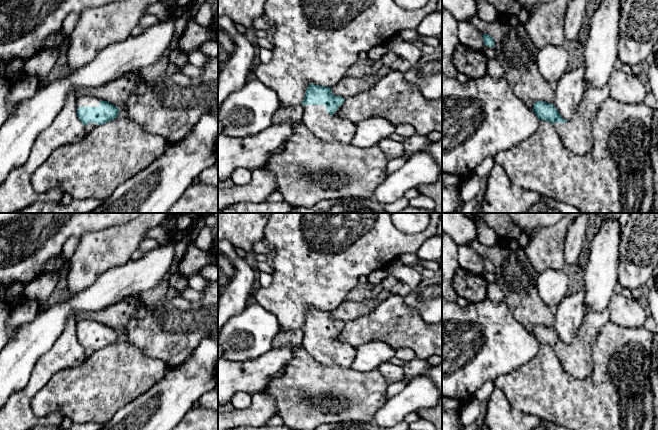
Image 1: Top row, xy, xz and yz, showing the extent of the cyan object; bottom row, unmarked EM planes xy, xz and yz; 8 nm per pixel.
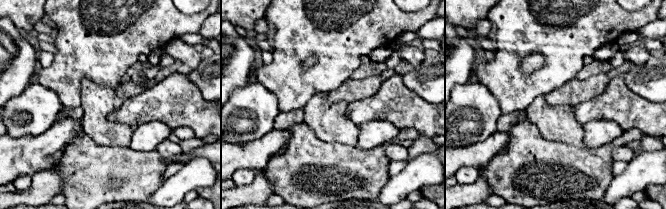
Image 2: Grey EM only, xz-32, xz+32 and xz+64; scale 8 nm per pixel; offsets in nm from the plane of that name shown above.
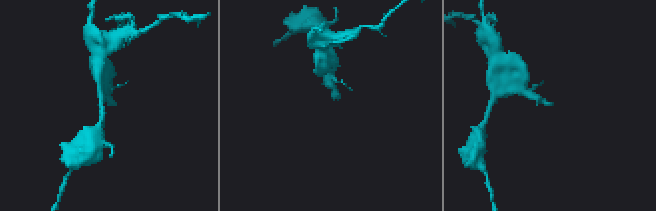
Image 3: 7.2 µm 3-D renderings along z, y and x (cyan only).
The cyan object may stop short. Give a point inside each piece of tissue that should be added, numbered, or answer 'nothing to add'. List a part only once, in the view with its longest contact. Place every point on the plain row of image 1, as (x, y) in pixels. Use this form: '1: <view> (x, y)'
1: xz (321, 348)

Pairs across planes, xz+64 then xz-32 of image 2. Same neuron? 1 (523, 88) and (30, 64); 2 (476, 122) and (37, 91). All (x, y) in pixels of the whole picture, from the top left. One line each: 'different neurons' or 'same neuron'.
1: different neurons
2: same neuron

